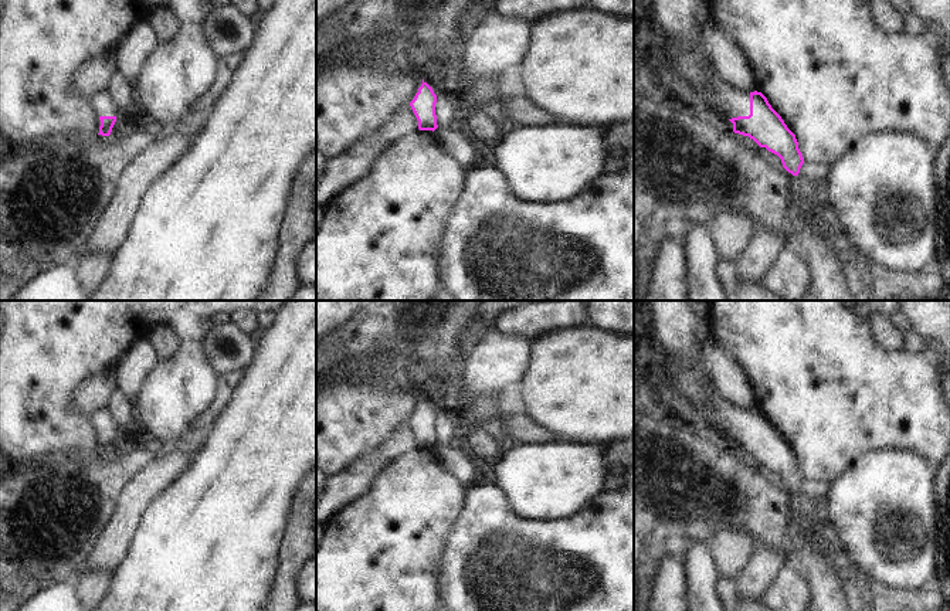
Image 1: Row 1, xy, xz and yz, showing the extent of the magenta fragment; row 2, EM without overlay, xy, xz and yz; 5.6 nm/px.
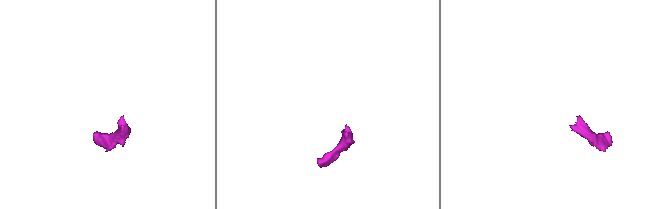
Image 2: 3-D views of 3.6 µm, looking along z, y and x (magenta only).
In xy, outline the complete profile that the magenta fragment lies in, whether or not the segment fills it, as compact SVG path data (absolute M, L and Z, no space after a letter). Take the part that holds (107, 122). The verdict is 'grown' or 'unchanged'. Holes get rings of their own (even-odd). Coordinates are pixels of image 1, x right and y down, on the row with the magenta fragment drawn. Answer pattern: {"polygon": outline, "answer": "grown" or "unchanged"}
{"polygon": "M104 91L92 99L92 105L101 120L98 135L109 136L118 116L118 106L113 98L108 91Z", "answer": "grown"}

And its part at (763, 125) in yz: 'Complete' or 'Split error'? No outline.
Split error

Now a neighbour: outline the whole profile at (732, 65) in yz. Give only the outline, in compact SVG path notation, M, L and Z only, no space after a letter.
M723 35L712 38L710 54L723 84L734 91L761 92L756 75L744 54Z

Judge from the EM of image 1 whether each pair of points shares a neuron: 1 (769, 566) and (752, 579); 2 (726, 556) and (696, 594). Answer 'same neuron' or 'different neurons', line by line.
1: same neuron
2: different neurons

